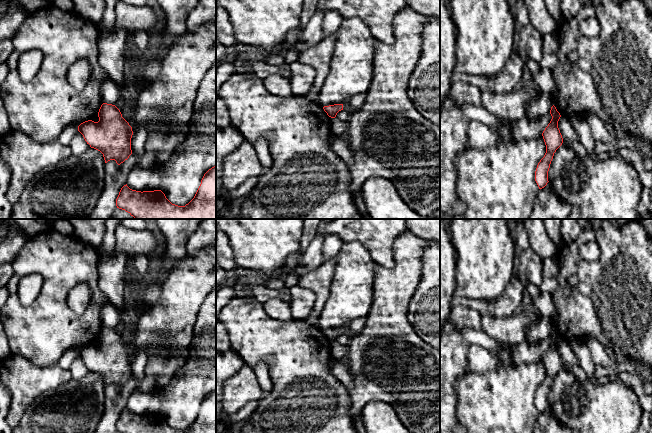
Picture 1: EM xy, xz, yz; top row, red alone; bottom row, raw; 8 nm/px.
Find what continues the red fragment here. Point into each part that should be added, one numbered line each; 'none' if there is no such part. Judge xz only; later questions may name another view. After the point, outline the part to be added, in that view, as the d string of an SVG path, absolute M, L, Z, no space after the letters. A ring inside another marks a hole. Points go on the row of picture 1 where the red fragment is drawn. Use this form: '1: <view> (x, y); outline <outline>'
none

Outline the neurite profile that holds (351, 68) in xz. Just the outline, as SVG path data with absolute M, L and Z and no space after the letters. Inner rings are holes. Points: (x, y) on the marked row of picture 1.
M343 19L336 31L329 73L318 96L322 107L343 104L355 95L366 94L373 79L375 41L362 20Z

